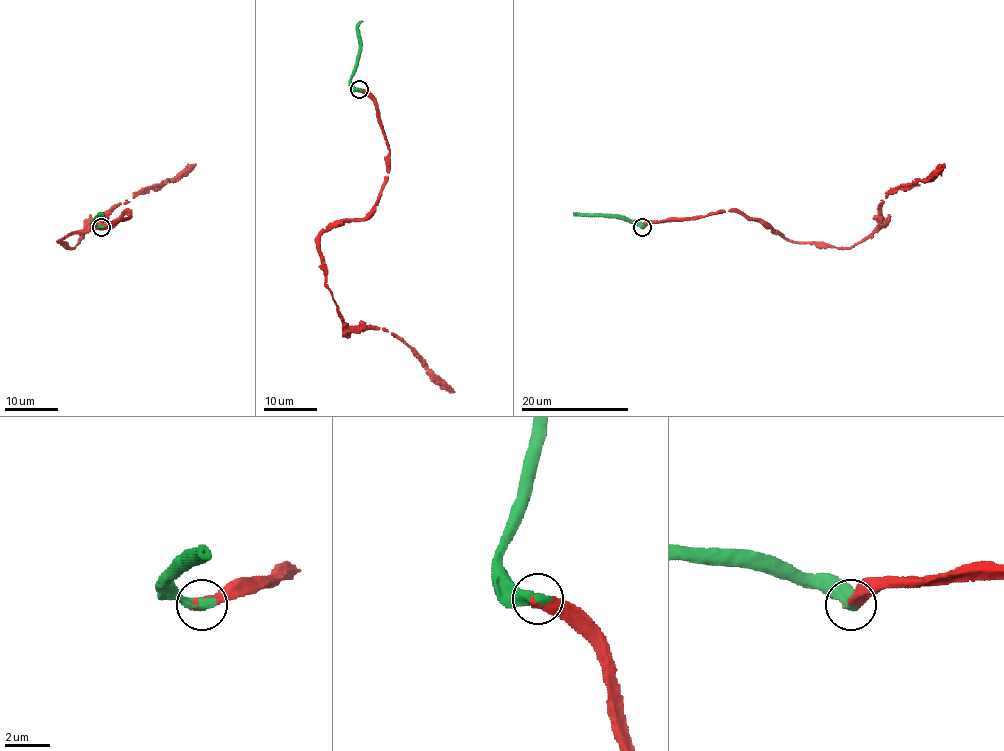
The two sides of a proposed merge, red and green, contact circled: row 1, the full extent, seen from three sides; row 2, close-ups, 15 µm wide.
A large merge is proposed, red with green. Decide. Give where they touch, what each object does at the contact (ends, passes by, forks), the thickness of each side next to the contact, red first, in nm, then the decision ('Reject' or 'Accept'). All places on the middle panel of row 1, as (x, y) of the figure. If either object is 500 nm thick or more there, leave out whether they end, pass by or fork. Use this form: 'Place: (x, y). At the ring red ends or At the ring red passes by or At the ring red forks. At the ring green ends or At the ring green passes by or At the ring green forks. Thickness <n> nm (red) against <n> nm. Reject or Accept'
Place: (359, 89). Thickness 400 nm (red) against 500 nm. Accept

